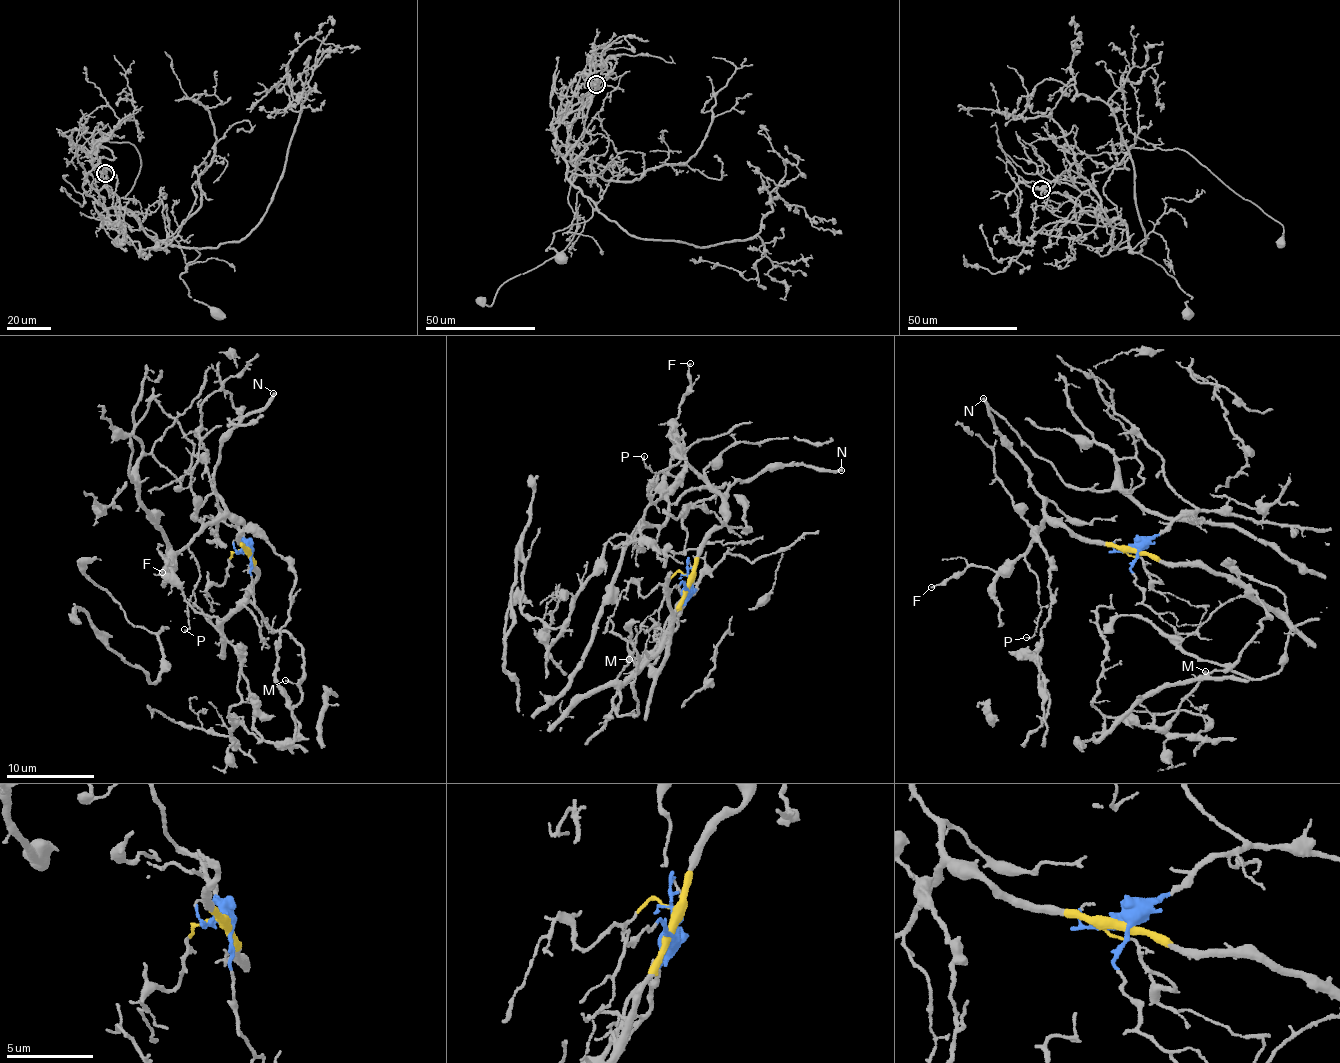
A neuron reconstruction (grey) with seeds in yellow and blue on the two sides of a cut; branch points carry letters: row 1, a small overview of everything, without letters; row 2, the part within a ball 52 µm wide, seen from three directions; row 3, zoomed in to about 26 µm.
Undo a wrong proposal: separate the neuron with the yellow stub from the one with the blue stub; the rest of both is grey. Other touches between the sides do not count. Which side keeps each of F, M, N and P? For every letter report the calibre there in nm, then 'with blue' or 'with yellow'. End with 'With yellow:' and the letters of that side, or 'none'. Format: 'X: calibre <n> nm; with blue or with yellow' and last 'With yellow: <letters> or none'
F: calibre 140 nm; with yellow
M: calibre 130 nm; with yellow
N: calibre 280 nm; with yellow
P: calibre 120 nm; with yellow
With yellow: F, M, N, P

